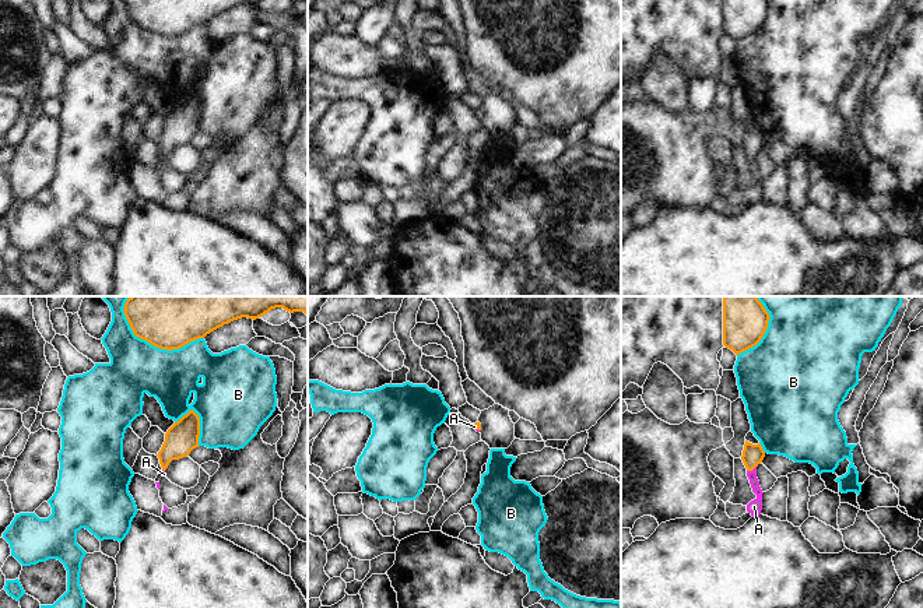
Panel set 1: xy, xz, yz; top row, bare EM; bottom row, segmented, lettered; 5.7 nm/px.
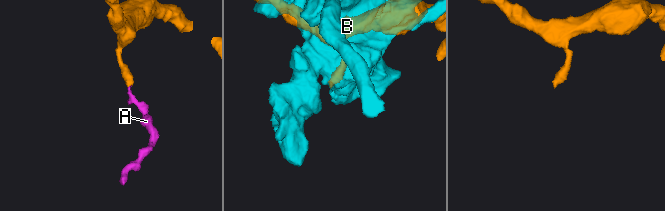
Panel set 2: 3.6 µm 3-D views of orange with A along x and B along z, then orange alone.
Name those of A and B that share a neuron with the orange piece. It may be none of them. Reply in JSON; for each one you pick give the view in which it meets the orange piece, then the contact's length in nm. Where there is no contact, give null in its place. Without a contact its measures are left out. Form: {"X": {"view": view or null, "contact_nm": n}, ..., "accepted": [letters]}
{"A": {"view": "yz", "contact_nm": 80}, "accepted": ["A"]}

